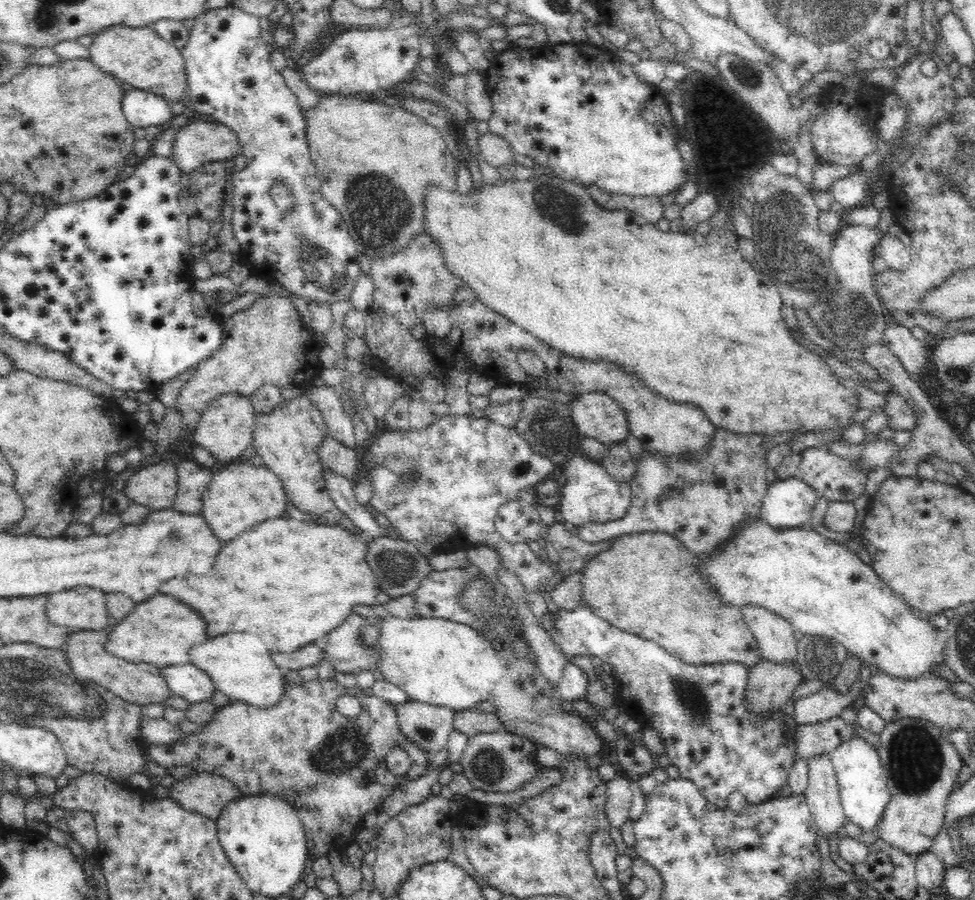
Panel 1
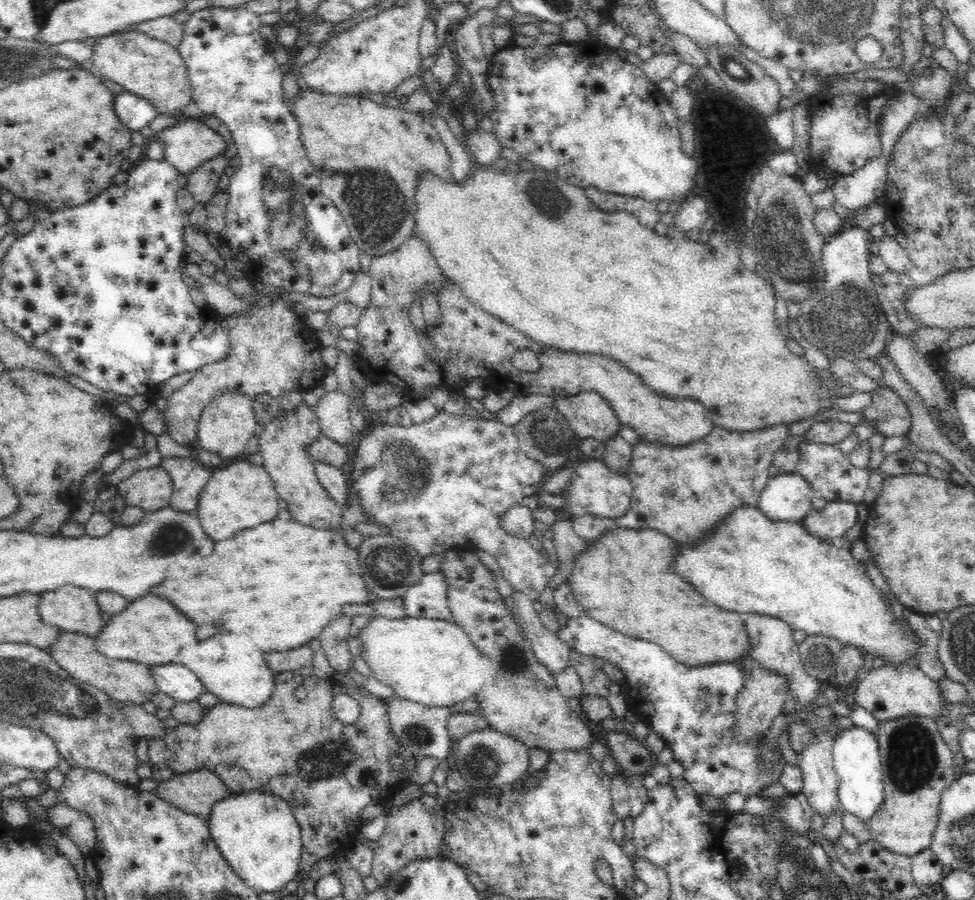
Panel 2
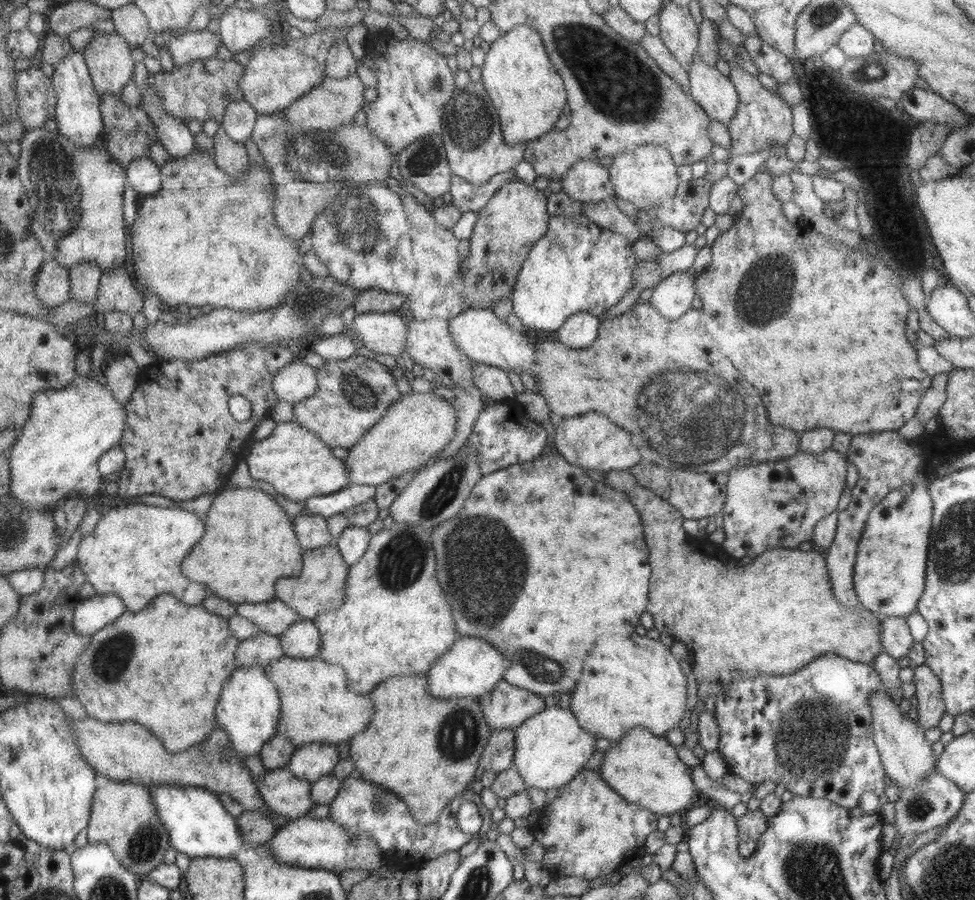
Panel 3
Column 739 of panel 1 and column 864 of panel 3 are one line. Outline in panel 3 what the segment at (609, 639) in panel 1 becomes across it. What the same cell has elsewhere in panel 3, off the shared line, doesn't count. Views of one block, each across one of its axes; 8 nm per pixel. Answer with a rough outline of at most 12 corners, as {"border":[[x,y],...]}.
{"border":[[872,665],[744,675],[718,751],[755,787],[882,796]]}

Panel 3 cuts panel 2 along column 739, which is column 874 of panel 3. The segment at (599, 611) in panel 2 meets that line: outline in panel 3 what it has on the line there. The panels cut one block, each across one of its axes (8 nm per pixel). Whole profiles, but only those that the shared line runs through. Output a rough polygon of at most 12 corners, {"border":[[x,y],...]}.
{"border":[[608,471],[642,509],[654,627],[699,706],[826,654],[873,665],[881,616],[833,592],[822,552],[744,566]]}

